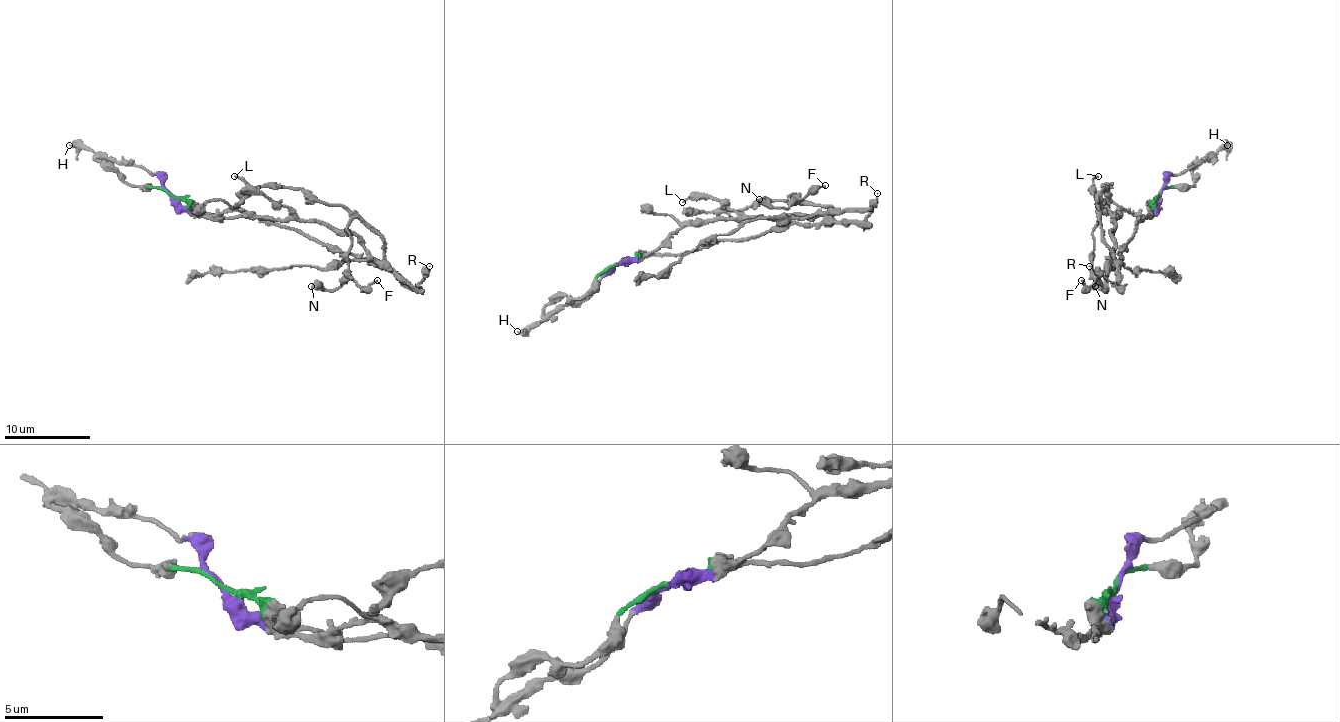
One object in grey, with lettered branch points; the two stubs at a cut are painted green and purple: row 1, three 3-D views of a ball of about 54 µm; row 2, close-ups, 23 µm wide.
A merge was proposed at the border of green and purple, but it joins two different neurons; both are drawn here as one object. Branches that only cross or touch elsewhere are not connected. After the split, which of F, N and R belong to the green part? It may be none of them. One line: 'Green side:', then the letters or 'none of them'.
Green side: none of them

